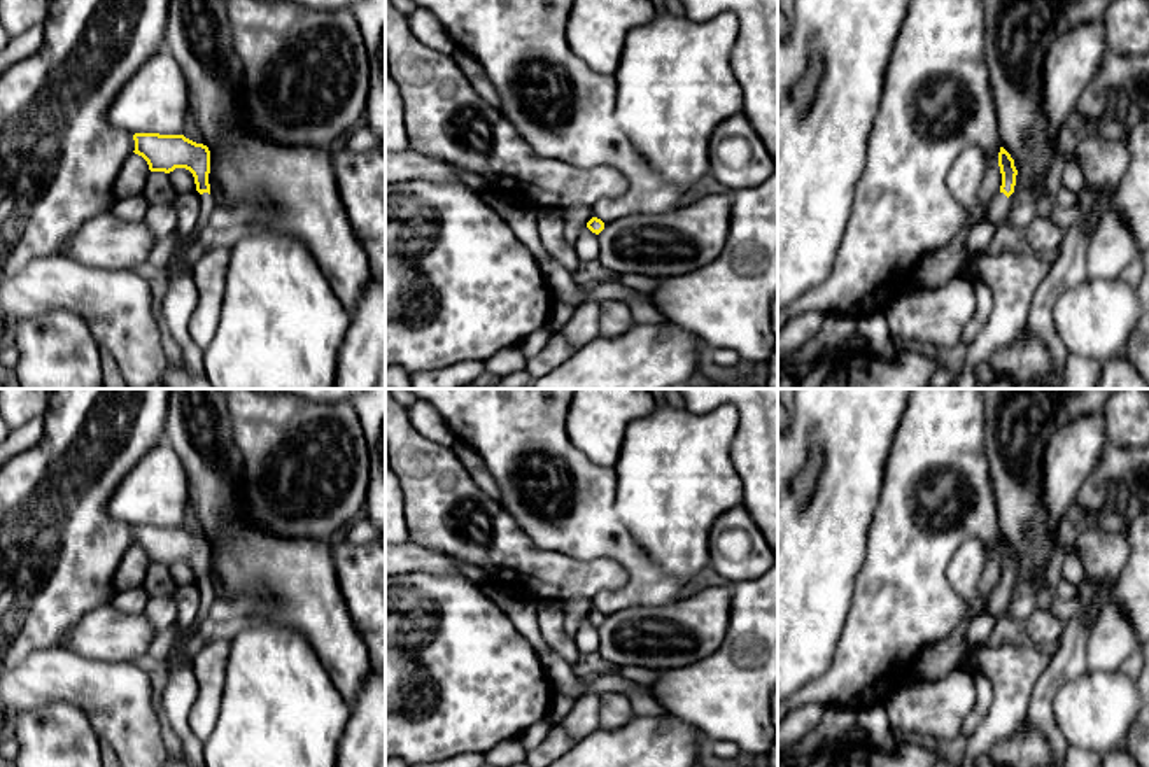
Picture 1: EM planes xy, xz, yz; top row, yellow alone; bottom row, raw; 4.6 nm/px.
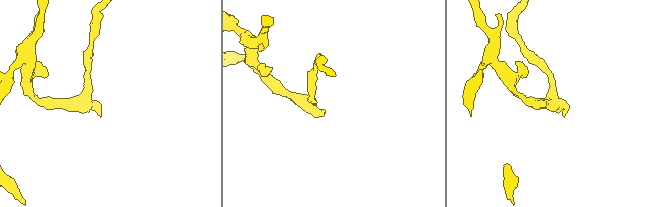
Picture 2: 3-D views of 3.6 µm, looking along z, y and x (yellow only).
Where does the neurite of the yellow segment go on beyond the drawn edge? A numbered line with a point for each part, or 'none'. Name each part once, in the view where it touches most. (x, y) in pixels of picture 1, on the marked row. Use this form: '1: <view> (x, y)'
1: xy (207, 204)

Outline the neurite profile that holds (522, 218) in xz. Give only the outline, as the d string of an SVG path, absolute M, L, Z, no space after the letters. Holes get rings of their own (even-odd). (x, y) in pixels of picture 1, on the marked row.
M485 189L482 196L510 224L517 238L527 245L538 261L550 257L538 233L536 207L496 189Z

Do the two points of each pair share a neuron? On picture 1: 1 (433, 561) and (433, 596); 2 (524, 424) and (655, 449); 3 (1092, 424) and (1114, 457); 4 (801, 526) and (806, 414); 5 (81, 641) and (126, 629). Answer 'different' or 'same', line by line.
1: different
2: different
3: different
4: same
5: same

